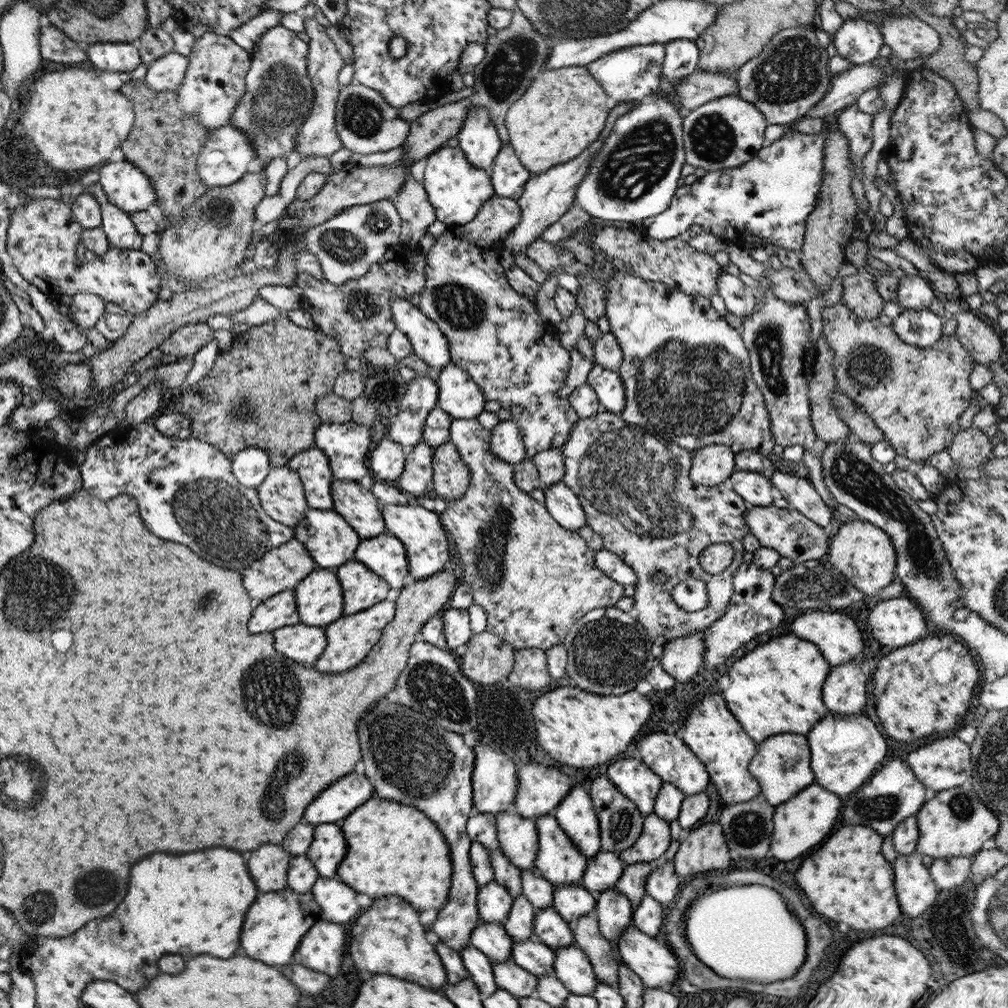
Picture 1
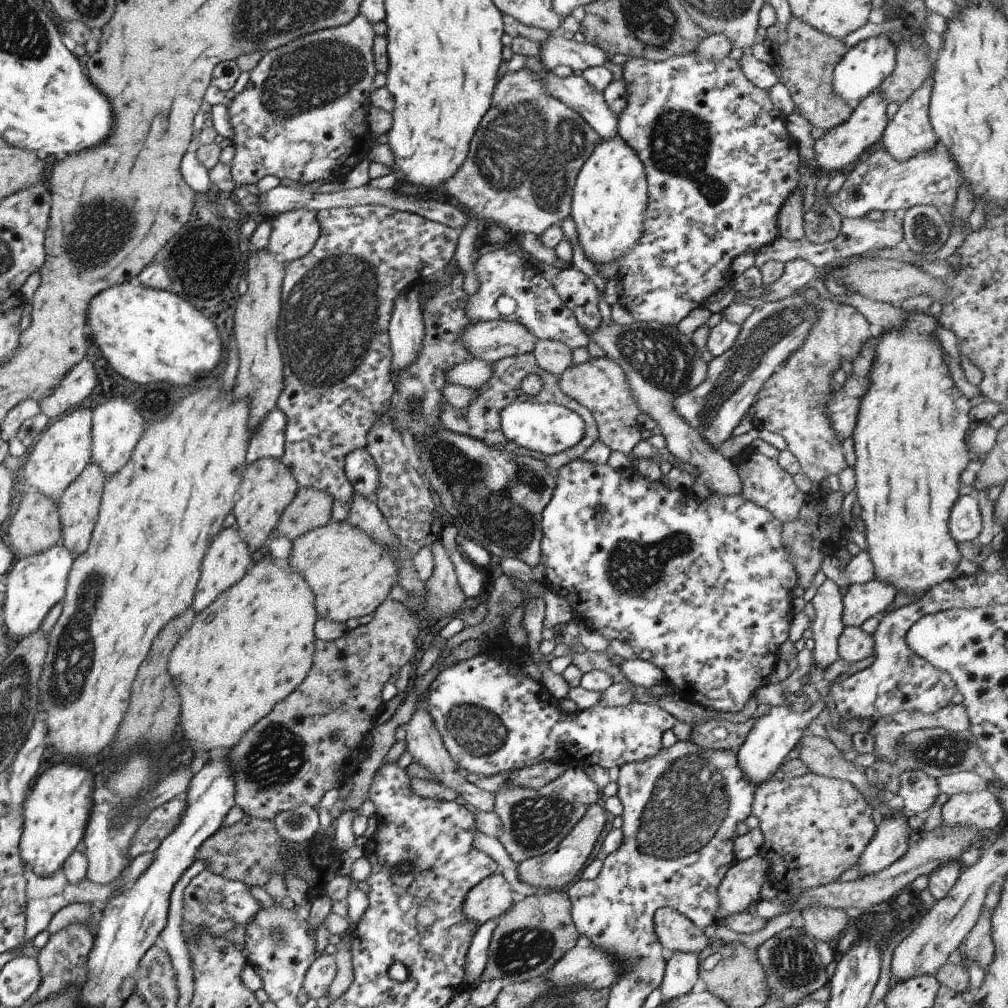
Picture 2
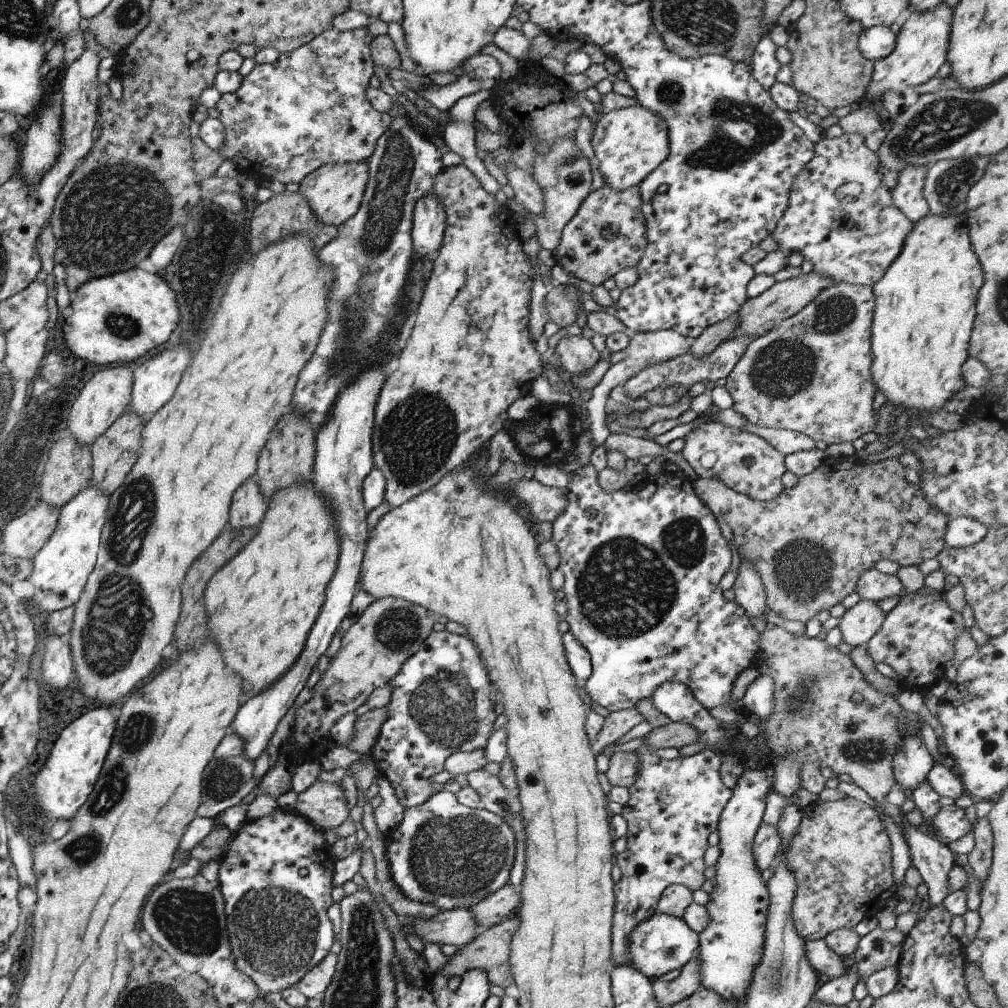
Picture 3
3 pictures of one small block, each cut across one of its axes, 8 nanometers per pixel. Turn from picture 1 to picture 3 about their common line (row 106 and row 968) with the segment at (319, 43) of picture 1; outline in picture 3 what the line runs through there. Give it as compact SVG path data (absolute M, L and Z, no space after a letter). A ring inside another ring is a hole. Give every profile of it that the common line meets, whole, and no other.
M327 953L311 970L308 970L295 984L306 998L318 998L323 994L336 972L337 957Z

